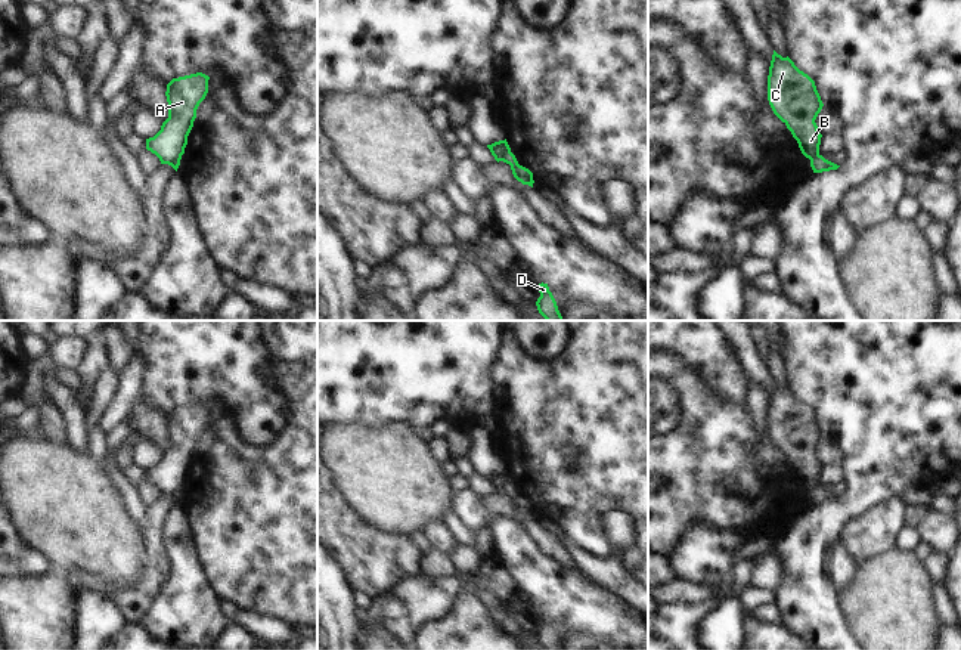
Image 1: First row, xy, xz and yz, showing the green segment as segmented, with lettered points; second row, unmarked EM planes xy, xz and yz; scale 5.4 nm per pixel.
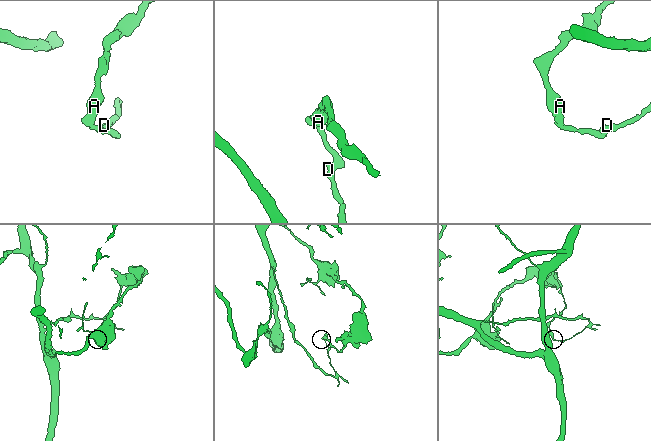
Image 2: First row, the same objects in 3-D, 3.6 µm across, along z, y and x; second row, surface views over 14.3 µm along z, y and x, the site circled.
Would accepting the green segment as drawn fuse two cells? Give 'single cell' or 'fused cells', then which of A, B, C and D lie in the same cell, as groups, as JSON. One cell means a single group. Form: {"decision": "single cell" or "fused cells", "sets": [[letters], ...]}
{"decision": "fused cells", "sets": [["A", "B", "C"], ["D"]]}

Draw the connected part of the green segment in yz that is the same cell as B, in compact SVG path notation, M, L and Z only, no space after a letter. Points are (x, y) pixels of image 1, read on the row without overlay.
M774 381L768 406L768 431L806 489L819 486L822 465L815 454L824 434L815 412L787 387Z

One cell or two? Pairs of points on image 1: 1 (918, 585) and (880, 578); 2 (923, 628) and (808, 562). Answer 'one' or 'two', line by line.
1: one
2: two

